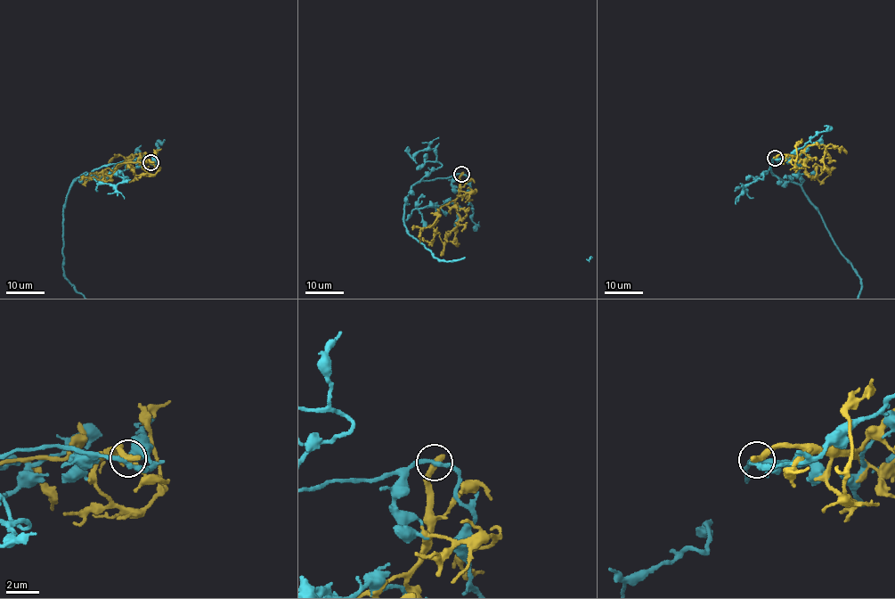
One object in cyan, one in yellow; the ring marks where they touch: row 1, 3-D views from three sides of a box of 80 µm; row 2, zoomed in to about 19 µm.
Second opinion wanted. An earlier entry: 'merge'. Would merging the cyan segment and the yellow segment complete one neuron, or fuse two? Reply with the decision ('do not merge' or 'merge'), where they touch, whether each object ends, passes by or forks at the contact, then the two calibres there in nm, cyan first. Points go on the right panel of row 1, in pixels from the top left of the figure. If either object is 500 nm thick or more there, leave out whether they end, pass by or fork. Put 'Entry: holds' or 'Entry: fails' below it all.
do not merge; at (775, 158); cyan passes by; yellow ends there; 240 nm thick on the cyan side, 460 nm on the other
Entry: fails

